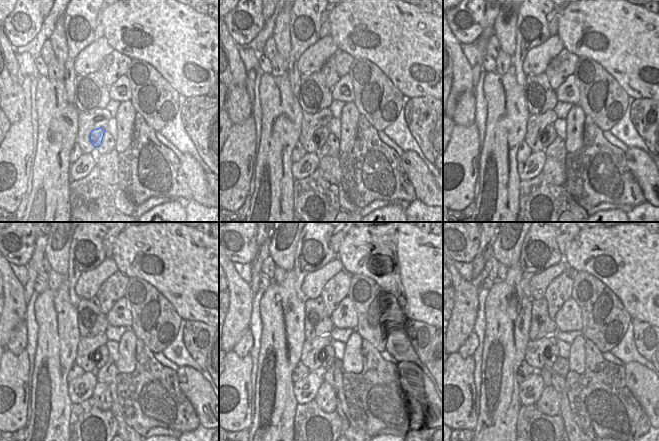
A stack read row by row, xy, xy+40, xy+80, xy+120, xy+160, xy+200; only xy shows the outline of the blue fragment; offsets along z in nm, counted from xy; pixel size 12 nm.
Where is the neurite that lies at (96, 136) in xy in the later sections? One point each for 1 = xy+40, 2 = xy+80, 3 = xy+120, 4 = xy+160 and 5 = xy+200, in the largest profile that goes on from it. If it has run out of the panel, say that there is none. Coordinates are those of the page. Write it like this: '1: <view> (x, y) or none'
1: xy+40 (321, 135)
2: xy+80 (549, 134)
3: xy+120 (102, 355)
4: xy+160 (328, 357)
5: xy+200 (552, 355)

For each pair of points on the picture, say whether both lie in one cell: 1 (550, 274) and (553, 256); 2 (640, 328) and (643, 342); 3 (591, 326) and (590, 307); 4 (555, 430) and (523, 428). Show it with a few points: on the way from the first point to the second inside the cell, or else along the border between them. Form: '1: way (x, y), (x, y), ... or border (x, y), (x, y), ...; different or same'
1: border (562, 260), (536, 273), (531, 279); different
2: way (643, 331), (643, 339); same
3: way (591, 321), (591, 312); same
4: way (548, 430), (531, 430); same

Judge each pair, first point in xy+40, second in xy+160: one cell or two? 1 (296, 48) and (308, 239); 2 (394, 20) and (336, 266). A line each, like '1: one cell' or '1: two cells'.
1: one cell
2: two cells

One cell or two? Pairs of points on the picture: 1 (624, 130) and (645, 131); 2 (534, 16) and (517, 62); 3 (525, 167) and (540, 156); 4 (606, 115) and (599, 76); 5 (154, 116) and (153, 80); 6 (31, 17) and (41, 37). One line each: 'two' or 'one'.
1: two
2: one
3: one
4: one
5: one
6: two

